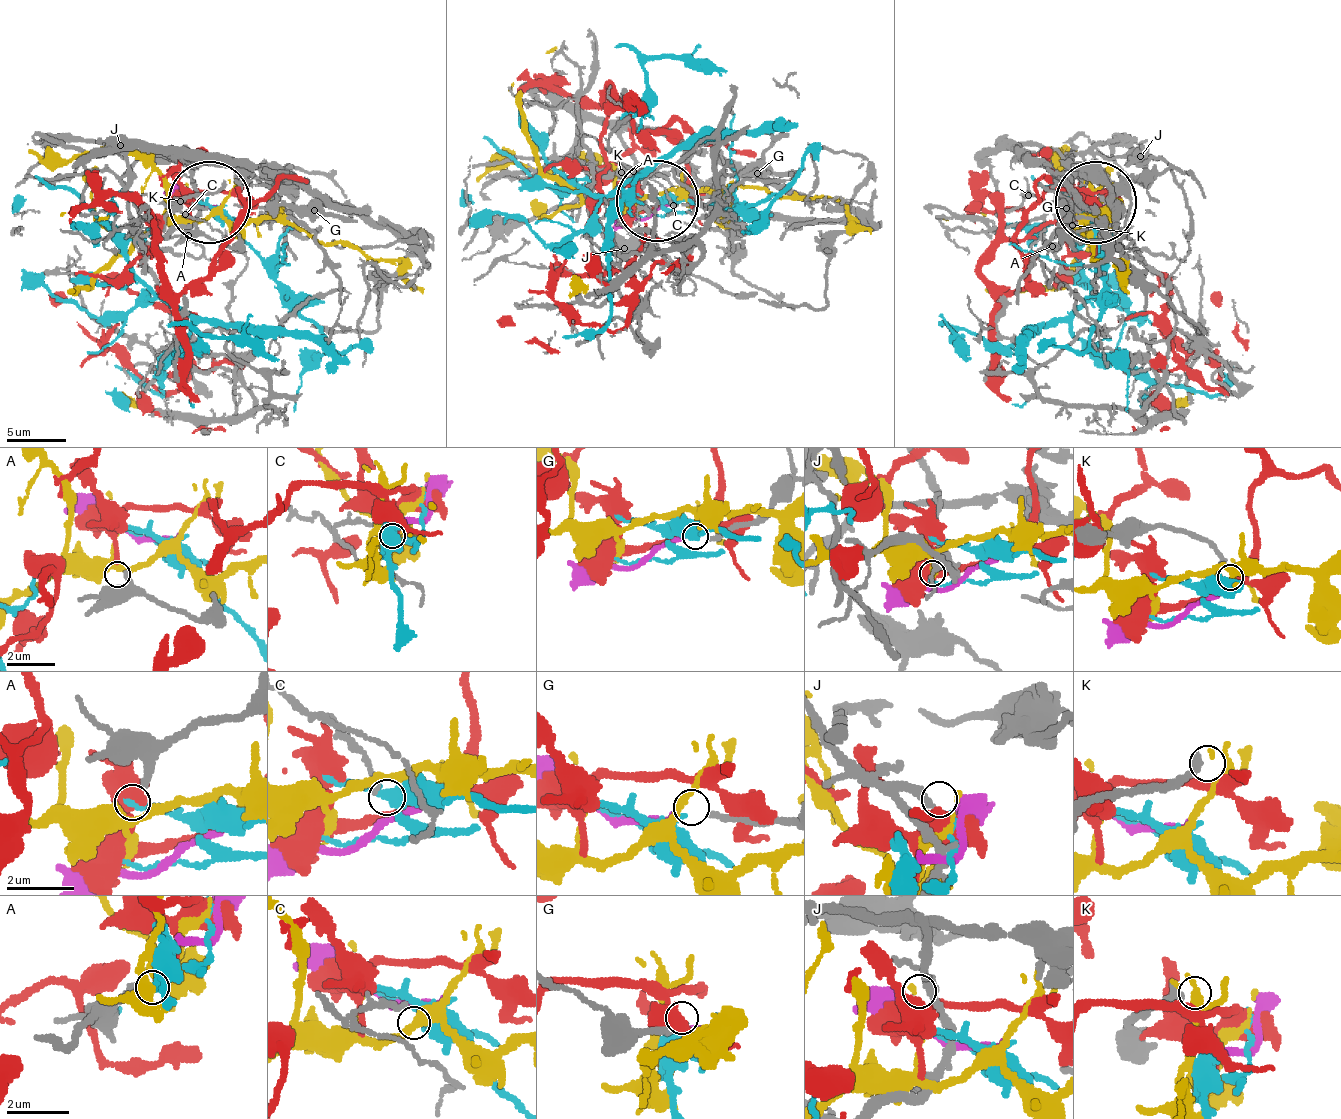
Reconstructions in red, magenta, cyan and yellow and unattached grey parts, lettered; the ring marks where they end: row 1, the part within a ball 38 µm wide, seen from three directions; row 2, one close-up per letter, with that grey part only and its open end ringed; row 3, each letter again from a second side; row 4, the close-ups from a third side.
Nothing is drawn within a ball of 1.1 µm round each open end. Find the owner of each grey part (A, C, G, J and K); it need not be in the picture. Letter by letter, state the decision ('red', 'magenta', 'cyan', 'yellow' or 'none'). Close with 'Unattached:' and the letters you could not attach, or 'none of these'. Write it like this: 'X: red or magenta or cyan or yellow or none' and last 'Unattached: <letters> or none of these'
A: red
C: cyan
G: magenta
J: none
K: none
Unattached: J, K

